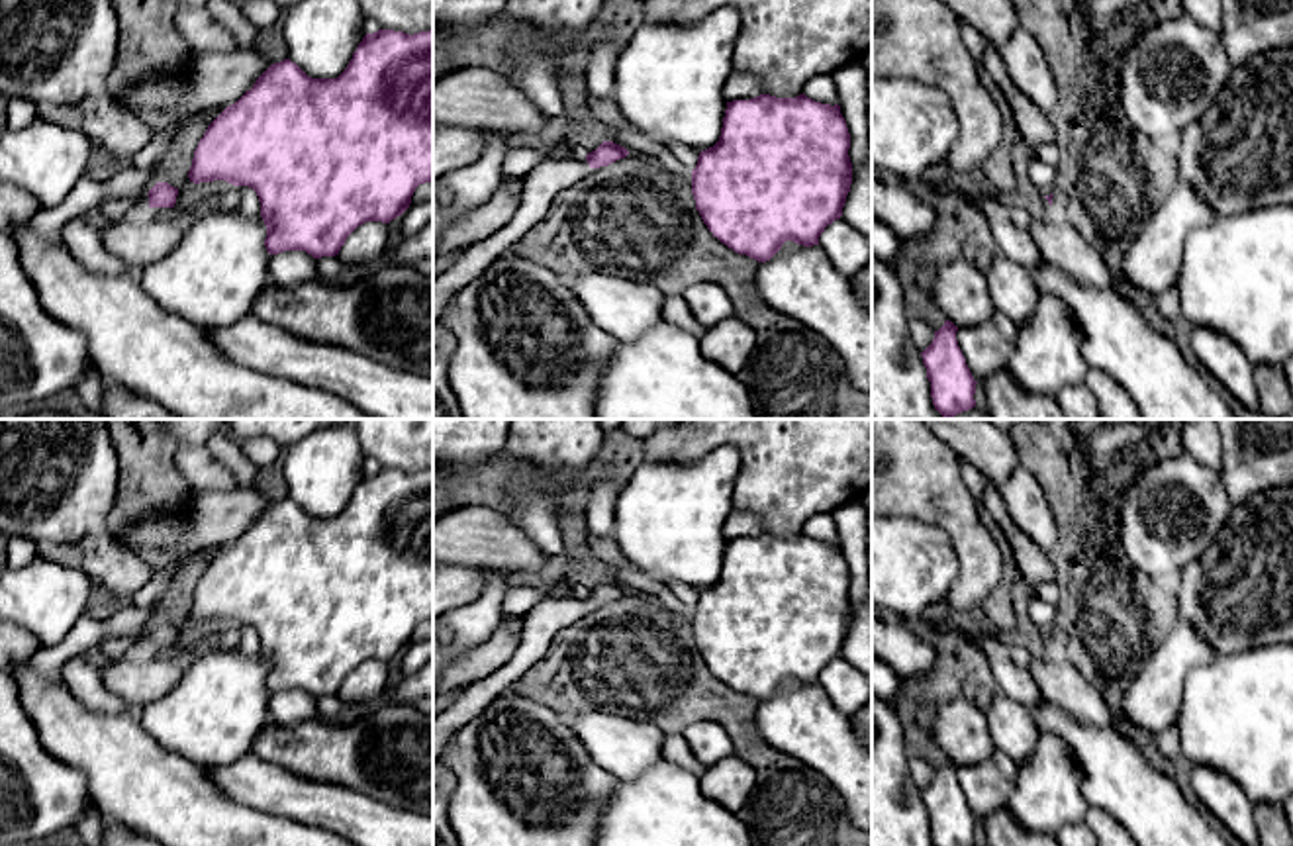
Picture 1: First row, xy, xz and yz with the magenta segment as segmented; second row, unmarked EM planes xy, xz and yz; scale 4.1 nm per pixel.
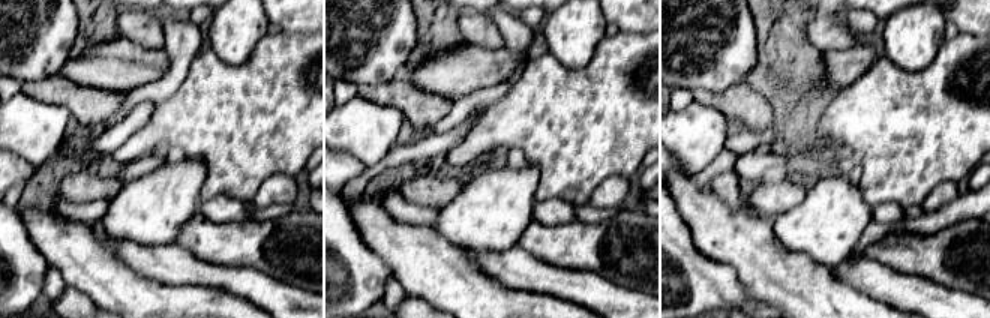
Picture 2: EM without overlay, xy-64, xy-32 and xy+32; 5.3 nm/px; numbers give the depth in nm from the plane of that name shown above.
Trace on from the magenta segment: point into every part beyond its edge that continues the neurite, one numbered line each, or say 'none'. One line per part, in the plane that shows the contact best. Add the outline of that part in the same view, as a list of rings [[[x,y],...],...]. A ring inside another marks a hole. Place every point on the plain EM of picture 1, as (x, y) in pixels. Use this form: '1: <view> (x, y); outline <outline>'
1: xy (112, 647); outline [[[147,633],[118,634],[118,636],[112,634],[100,638],[96,646],[106,656],[106,660],[112,662],[112,660],[127,658],[147,648],[149,634]]]

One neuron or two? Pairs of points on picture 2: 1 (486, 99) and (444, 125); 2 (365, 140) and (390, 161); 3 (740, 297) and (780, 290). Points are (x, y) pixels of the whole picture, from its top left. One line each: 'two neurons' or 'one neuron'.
1: one neuron
2: two neurons
3: two neurons

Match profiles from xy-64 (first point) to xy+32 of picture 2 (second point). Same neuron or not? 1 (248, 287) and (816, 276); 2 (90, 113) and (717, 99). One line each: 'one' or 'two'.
1: one
2: one

